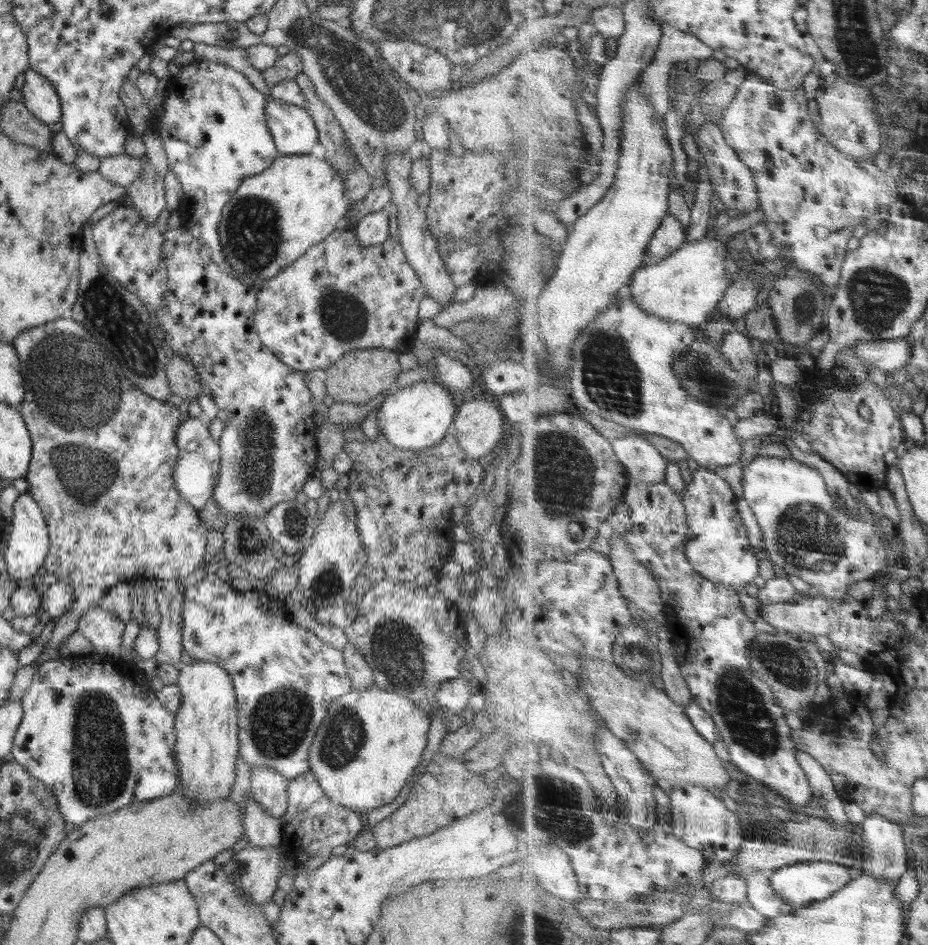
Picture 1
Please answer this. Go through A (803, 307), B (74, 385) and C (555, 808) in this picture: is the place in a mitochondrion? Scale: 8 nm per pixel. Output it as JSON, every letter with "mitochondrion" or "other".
{"A":"mitochondrion","B":"mitochondrion","C":"mitochondrion"}

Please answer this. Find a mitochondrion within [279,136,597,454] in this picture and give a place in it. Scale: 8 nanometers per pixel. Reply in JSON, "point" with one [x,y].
{"point":[343,316]}

